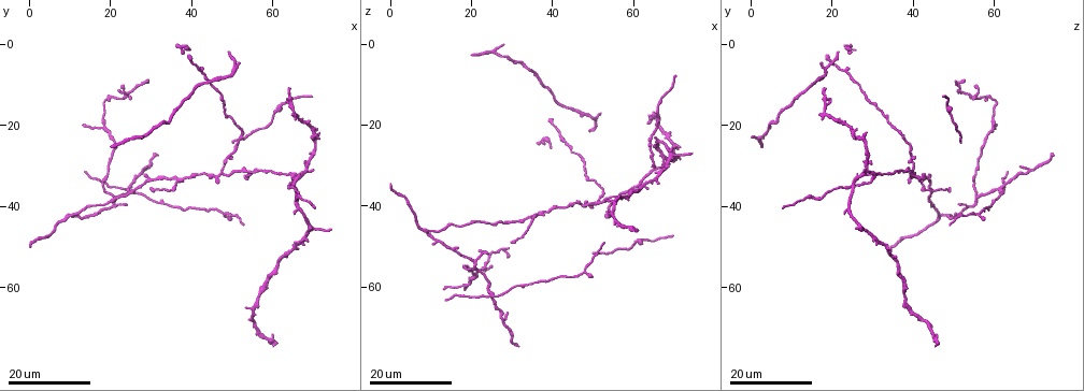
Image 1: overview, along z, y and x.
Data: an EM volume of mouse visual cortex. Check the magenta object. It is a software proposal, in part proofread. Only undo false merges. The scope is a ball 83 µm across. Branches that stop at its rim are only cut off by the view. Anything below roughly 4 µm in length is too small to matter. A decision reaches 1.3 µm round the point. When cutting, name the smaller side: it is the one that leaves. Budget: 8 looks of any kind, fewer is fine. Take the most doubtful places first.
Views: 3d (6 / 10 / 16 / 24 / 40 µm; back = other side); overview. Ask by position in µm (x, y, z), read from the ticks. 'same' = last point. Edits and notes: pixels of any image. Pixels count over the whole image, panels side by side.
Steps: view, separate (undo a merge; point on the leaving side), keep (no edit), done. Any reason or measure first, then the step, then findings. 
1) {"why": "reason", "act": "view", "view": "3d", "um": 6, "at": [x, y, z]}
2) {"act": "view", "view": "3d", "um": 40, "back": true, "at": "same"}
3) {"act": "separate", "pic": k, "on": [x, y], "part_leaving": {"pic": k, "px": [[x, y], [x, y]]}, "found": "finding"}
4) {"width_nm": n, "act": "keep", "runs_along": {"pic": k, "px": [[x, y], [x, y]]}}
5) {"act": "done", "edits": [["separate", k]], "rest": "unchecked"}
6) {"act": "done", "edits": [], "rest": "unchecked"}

{"why": "four-way junction", "act": "view", "view": "3d", "um": 24, "at": [37.0, 34.0, 42.0]}

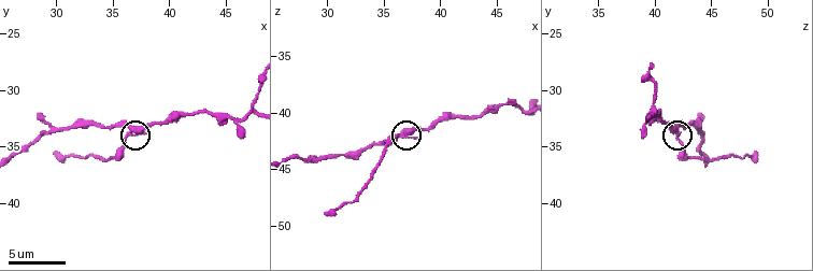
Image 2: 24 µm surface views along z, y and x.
{"act": "view", "view": "3d", "um": 6, "at": [36.4, 34.0, 42.0]}

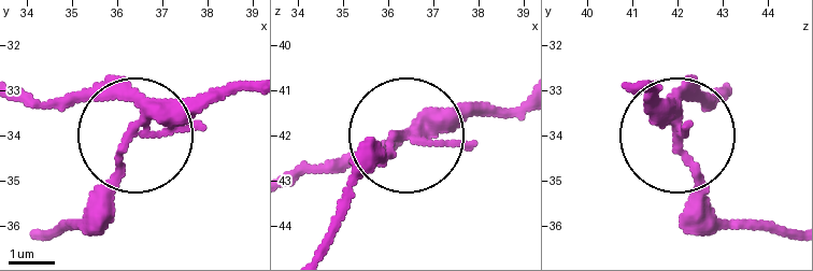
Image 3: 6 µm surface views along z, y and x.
{"side_arm_um": 12, "act": "keep", "runs_along": {"pic": 3, "px": [[670, 97], [698, 189], [725, 220]]}, "found": "all the same neuron"}

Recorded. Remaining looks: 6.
{"why": "three arms meet", "act": "view", "view": "3d", "um": 16, "at": [18.5, 21.0, 60.0]}

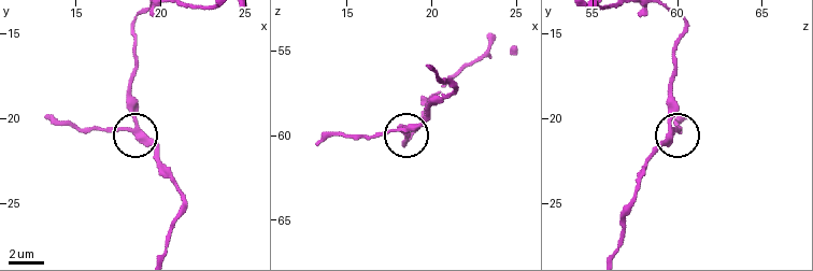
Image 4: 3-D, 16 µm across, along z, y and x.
{"why": "zoom in", "act": "view", "view": "3d", "um": 6, "at": [18.5, 20.5, 59.5]}

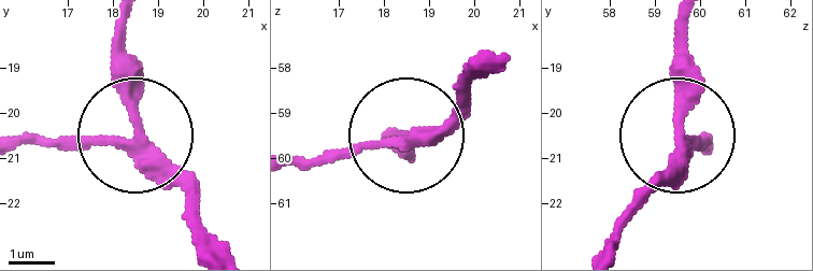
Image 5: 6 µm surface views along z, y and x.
{"arms": 3, "act": "keep", "found": "all the same neuron"}

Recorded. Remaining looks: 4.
{"why": "branch point", "act": "view", "view": "3d", "um": 16, "at": [65.0, 32.0, 31.0]}

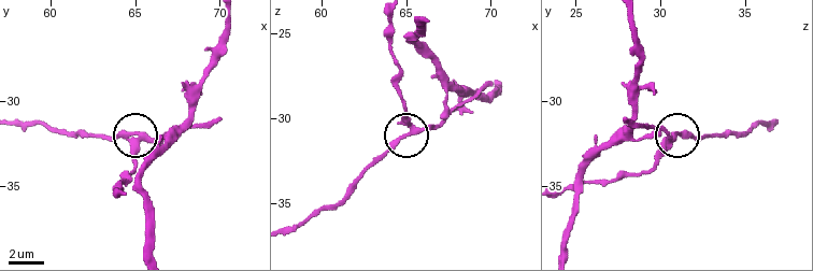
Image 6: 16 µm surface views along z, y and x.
{"why": "closer look", "act": "view", "view": "3d", "um": 6, "at": [65.3, 32.3, 30.5]}

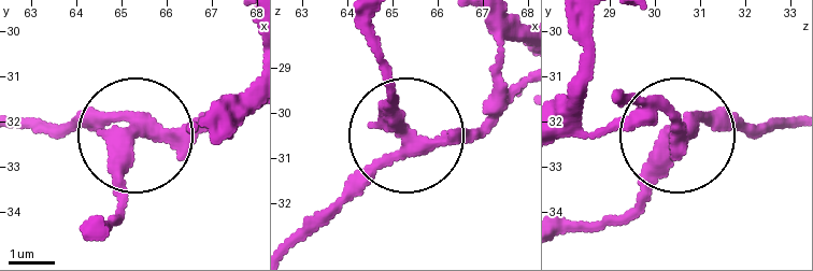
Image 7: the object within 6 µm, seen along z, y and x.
{"act": "view", "view": "3d", "um": 6, "back": true, "at": [65.35, 32.35, 30.30]}

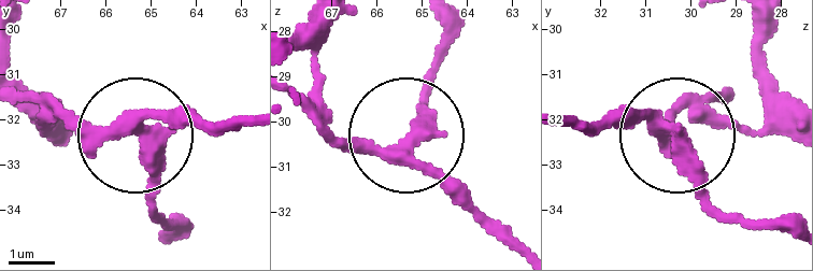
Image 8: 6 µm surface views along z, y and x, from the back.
{"act": "keep", "runs_along": {"pic": 8, "px": [[248, 113], [144, 125], [144, 183], [163, 225]]}, "found": "continuous, no second neuron"}

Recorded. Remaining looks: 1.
{"act": "done", "edits": [], "rest": "unchecked"}

